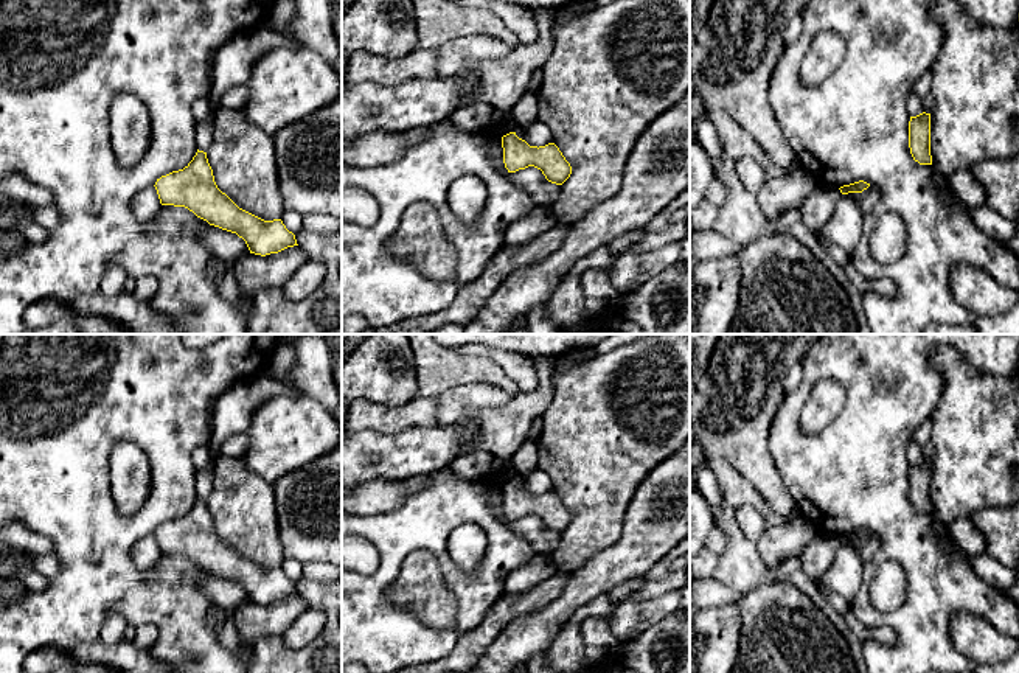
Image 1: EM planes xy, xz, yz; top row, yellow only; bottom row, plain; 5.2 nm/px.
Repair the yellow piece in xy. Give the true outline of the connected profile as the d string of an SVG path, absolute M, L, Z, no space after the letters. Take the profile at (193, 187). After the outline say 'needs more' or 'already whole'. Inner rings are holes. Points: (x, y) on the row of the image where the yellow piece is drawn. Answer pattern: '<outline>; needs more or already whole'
M197 149L183 169L162 176L154 187L162 205L185 207L210 225L236 233L250 253L266 256L298 246L281 219L264 221L222 193L203 151Z; already whole

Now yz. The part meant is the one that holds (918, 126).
M930 113L910 117L909 121L909 148L915 162L932 165L930 155Z; already whole

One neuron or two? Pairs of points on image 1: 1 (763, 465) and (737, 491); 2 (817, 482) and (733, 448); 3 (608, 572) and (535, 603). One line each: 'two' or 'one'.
1: two
2: two
3: two

